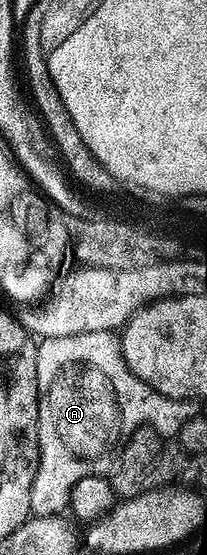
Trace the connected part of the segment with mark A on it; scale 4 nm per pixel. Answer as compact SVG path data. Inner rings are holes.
M85 332L63 338L49 336L38 341L35 353L37 354L37 390L39 391L39 465L33 478L33 490L29 494L29 506L31 516L58 516L68 511L73 486L77 486L81 478L100 475L104 471L102 469L103 456L109 455L111 451L114 453L120 447L121 441L130 436L132 432L138 432L144 426L150 425L147 423L158 412L163 412L169 407L169 401L160 392L153 390L145 382L141 382L141 378L132 374L127 363L123 361L123 346L120 337L115 332Z

